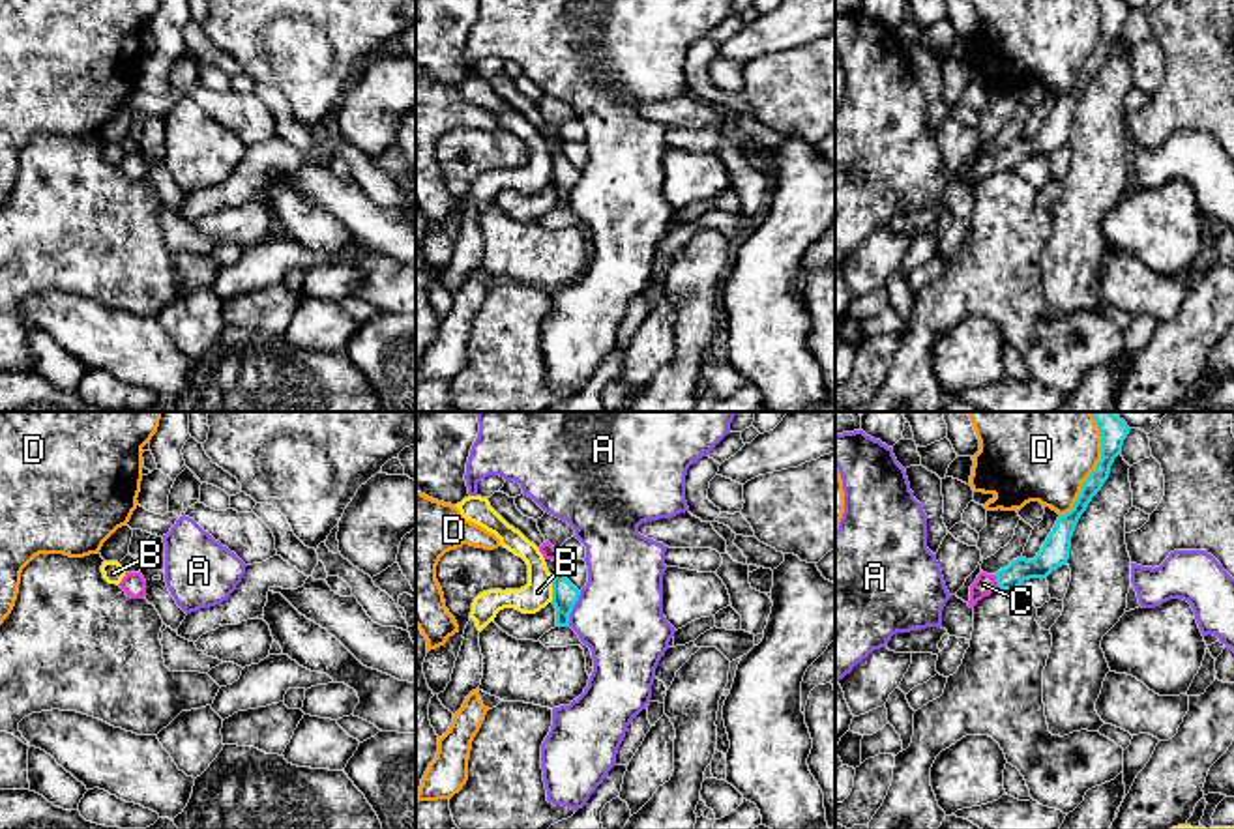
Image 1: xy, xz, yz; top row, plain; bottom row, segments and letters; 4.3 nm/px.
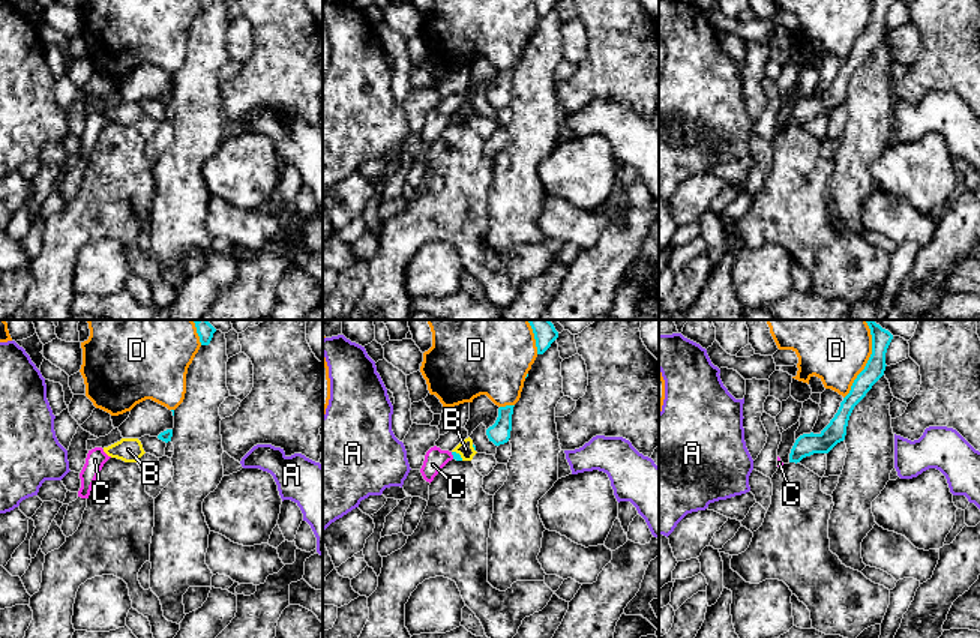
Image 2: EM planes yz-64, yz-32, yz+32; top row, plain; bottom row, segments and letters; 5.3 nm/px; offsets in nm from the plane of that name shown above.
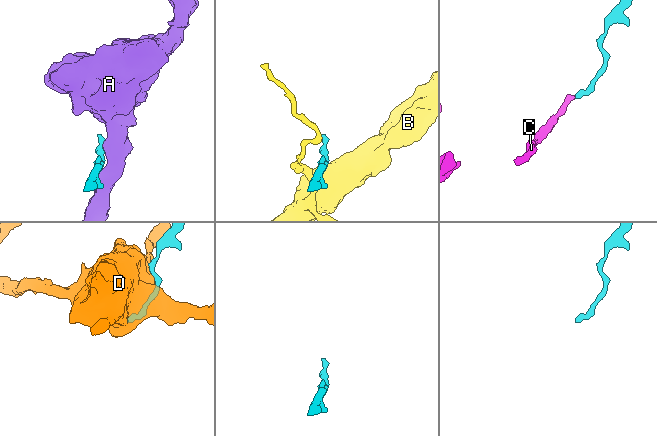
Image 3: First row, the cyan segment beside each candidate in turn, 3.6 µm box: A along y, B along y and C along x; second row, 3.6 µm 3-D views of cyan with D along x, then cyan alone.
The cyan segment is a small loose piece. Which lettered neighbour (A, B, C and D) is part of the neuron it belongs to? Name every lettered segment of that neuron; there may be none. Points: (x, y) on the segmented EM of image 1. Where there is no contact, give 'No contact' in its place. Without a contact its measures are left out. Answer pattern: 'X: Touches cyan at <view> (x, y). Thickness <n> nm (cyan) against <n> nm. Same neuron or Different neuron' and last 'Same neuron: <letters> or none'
A: Touches cyan at xz (572, 609). Thickness 110 nm (cyan) against 380 nm. Different neuron
B: Touches cyan at xz (553, 590). Thickness 110 nm (cyan) against 120 nm. Different neuron
C: Touches cyan at yz (997, 581). Thickness 110 nm (cyan) against 90 nm. Same neuron
D: Touches cyan at yz (1096, 466). Thickness 120 nm (cyan) against 480 nm. Different neuron
Same neuron: C

